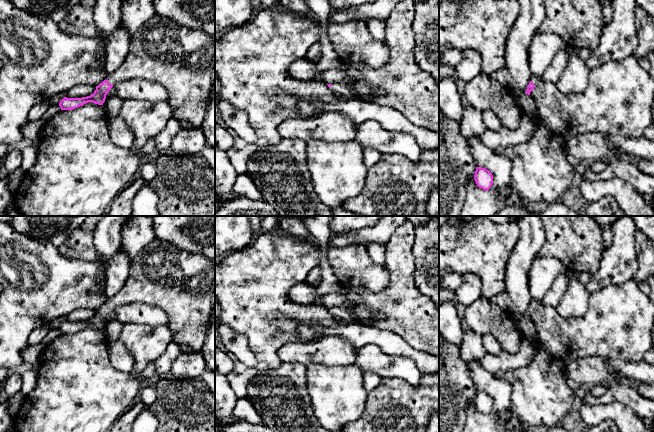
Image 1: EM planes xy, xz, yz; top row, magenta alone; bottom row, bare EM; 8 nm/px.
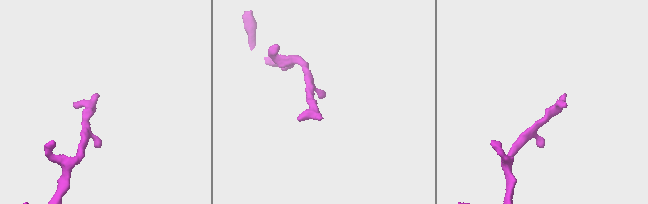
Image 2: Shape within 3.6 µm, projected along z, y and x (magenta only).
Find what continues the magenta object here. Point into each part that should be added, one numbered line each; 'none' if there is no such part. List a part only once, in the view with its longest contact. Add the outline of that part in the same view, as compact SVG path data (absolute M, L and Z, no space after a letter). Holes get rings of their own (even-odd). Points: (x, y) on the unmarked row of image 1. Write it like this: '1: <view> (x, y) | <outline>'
1: xy (181, 283) | M153 239L130 262L129 275L125 284L106 304L115 310L118 306L134 302L164 310L168 315L168 326L172 333L171 341L200 351L206 338L211 312L215 306L215 261L202 254L177 248L172 243Z

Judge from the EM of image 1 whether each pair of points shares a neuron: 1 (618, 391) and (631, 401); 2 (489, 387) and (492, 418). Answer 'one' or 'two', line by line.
1: one
2: one

